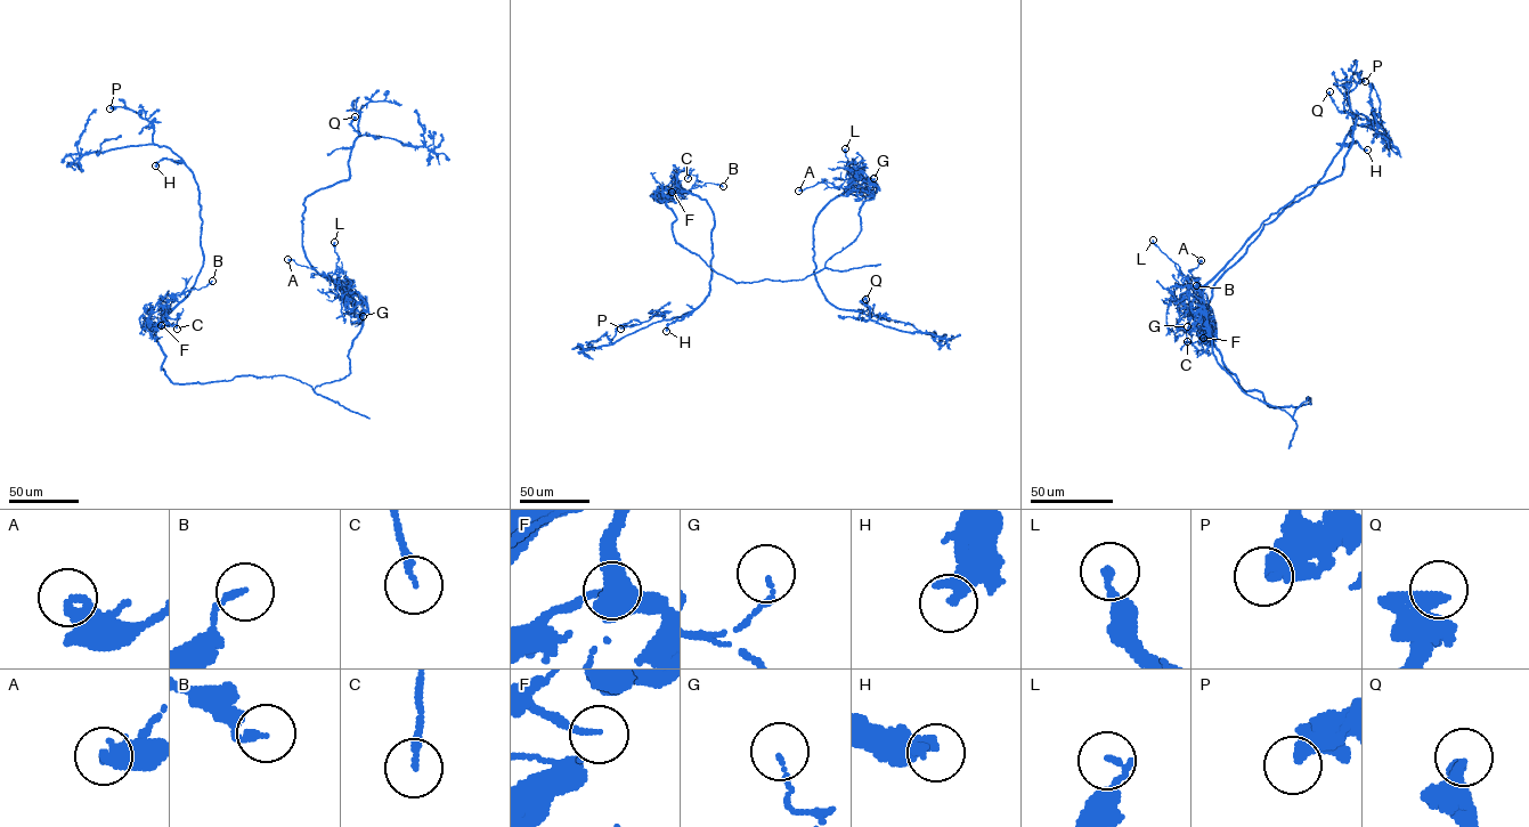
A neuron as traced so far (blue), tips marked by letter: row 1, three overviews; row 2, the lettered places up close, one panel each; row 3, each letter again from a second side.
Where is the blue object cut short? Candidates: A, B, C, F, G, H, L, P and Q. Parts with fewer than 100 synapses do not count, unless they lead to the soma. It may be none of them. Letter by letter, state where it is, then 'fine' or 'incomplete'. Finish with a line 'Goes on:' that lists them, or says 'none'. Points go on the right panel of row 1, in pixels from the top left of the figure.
A: (1201, 260) | fine
B: (1196, 285) | fine
C: (1187, 341) | fine
F: (1203, 338) | fine
G: (1187, 326) | fine
H: (1367, 150) | fine
L: (1153, 240) | fine
P: (1365, 81) | fine
Q: (1330, 91) | fine
Goes on: none

